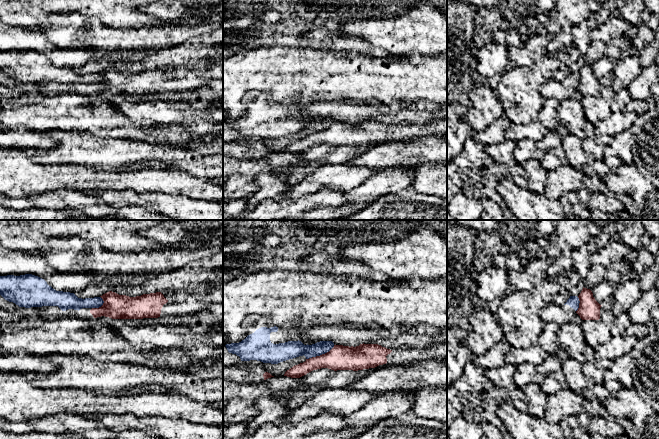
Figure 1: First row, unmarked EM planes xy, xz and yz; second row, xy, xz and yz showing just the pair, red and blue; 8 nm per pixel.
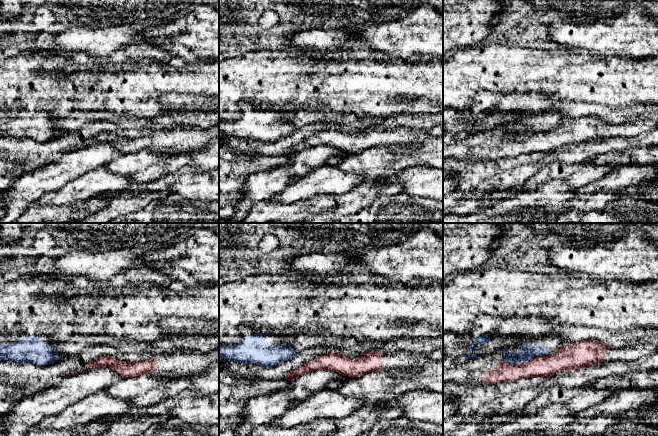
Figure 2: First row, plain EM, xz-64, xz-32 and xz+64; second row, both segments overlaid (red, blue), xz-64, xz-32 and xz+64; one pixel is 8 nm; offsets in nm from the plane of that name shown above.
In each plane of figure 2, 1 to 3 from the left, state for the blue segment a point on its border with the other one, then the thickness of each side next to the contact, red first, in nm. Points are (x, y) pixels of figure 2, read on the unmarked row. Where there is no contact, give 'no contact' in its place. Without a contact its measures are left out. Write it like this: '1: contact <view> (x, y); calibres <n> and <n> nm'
1: no contact
2: no contact
3: contact xz+64 (518, 139); calibres 180 and 120 nm

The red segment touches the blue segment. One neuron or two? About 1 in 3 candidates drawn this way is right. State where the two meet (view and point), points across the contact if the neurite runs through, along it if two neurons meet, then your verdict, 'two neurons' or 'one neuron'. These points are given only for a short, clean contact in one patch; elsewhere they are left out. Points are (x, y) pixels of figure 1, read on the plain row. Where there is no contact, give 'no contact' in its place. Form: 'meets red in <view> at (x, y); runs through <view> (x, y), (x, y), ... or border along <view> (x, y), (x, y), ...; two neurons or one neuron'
meets red in xz at (320, 131); border along xz (334, 121), (328, 127), (306, 135); two neurons

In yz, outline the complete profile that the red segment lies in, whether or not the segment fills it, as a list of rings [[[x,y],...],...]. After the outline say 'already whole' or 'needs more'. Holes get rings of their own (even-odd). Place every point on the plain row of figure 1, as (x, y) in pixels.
[[[584,64],[578,72],[579,84],[576,89],[582,96],[599,96],[600,95],[600,81],[590,65]]]; already whole

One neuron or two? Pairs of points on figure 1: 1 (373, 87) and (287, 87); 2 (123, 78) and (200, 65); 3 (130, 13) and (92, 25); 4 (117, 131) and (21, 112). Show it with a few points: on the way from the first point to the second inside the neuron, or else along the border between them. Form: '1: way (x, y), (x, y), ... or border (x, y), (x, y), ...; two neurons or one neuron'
1: border (278, 81), (296, 79), (306, 89); two neurons
2: way (142, 79), (152, 79), (167, 71), (181, 71); one neuron
3: border (85, 18), (97, 17), (111, 27), (125, 28); two neurons
4: way (93, 115), (45, 114); one neuron

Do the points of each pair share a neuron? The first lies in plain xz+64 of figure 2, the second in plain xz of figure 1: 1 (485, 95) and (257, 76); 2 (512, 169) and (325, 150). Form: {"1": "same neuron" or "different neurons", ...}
{"1": "different neurons", "2": "different neurons"}

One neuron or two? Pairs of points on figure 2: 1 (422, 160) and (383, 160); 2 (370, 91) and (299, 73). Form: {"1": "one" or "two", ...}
{"1": "one", "2": "one"}

